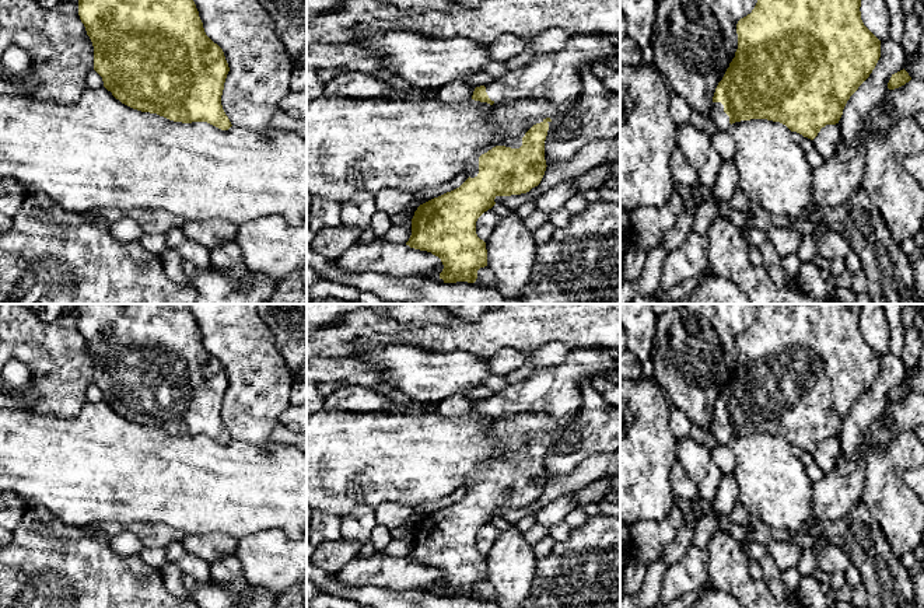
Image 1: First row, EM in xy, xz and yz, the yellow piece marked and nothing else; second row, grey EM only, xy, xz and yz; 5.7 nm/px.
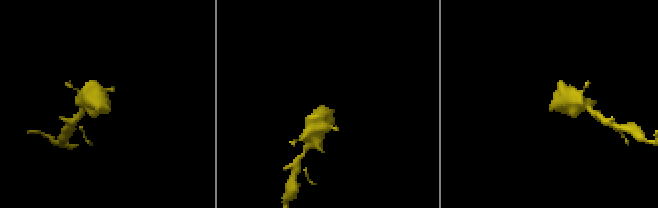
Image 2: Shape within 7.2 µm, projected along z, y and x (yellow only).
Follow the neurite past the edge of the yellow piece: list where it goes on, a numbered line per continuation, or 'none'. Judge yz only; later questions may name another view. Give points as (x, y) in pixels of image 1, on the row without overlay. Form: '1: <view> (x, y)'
1: yz (721, 434)

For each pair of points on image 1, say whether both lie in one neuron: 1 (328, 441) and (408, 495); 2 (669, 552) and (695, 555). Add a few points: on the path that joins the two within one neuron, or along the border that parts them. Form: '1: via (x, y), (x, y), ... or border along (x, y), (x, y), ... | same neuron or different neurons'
1: via (347, 460), (373, 460), (388, 475) | same neuron
2: border along (690, 544), (686, 554), (669, 566) | different neurons

